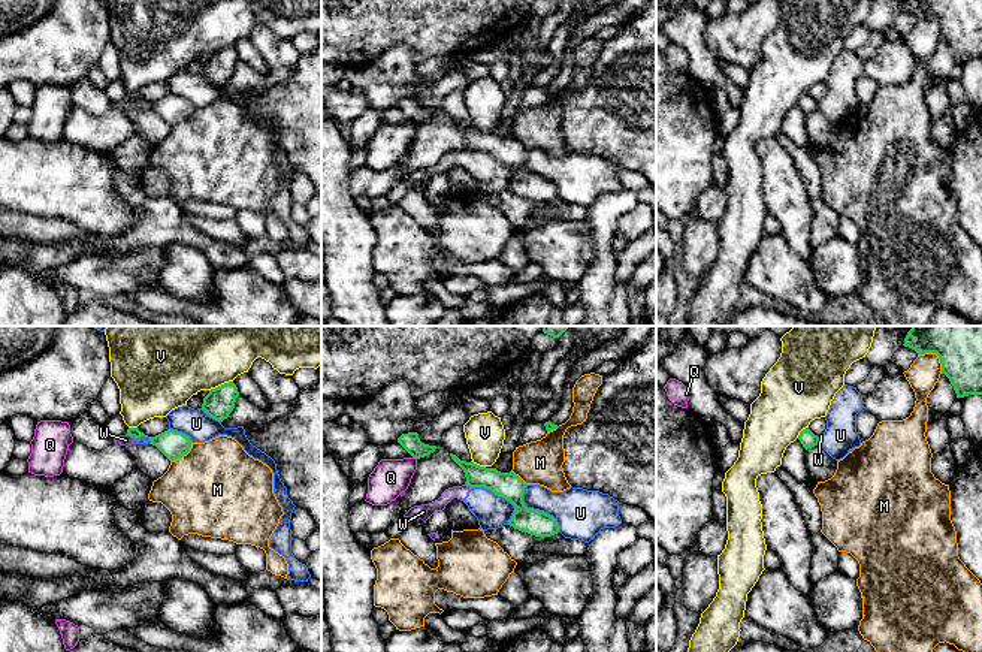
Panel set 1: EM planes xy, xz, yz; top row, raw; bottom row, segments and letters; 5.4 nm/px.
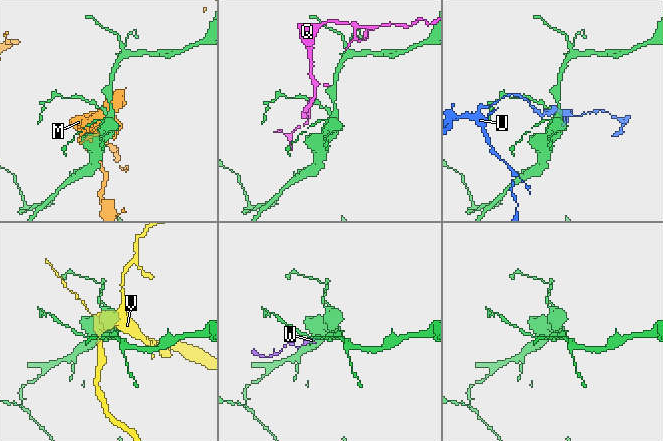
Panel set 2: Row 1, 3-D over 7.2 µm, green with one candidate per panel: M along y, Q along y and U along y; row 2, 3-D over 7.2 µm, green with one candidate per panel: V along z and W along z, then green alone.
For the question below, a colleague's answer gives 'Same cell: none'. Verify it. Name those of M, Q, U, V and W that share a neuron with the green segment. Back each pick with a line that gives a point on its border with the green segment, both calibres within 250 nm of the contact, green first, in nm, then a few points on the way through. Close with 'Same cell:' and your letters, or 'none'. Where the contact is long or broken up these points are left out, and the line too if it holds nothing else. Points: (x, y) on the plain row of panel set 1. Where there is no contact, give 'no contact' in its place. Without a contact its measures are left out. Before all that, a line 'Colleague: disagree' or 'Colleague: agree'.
Colleague: agree
Same cell: none

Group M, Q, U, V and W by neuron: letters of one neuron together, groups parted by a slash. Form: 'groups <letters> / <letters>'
groups M / Q / U W / V

